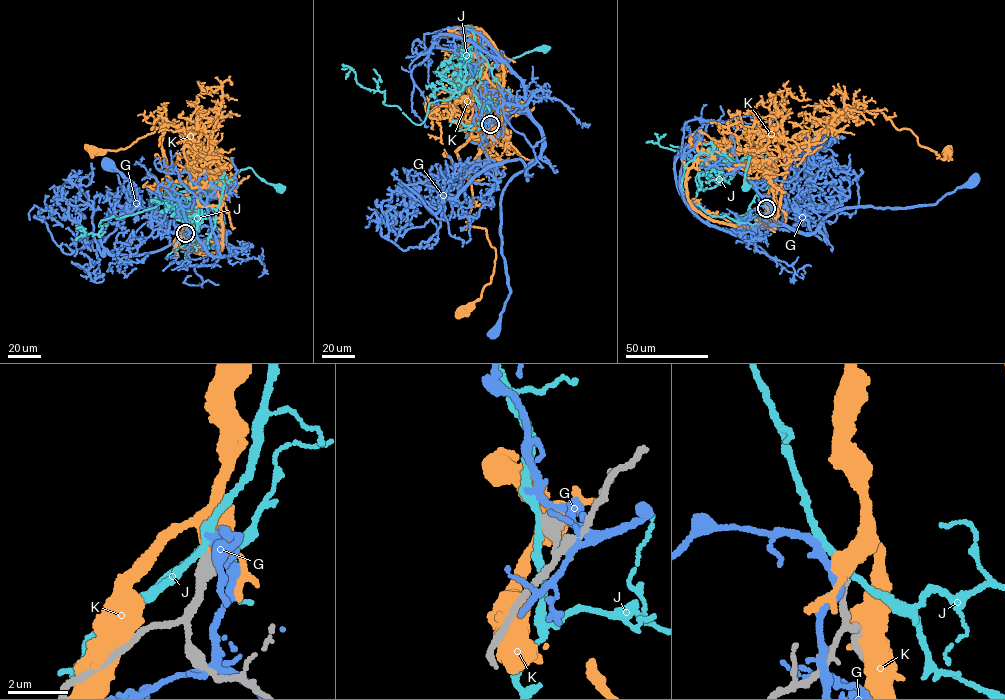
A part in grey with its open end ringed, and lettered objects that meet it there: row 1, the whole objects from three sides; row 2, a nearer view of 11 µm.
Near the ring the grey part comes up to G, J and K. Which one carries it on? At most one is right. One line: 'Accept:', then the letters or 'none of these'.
Accept: none of these

